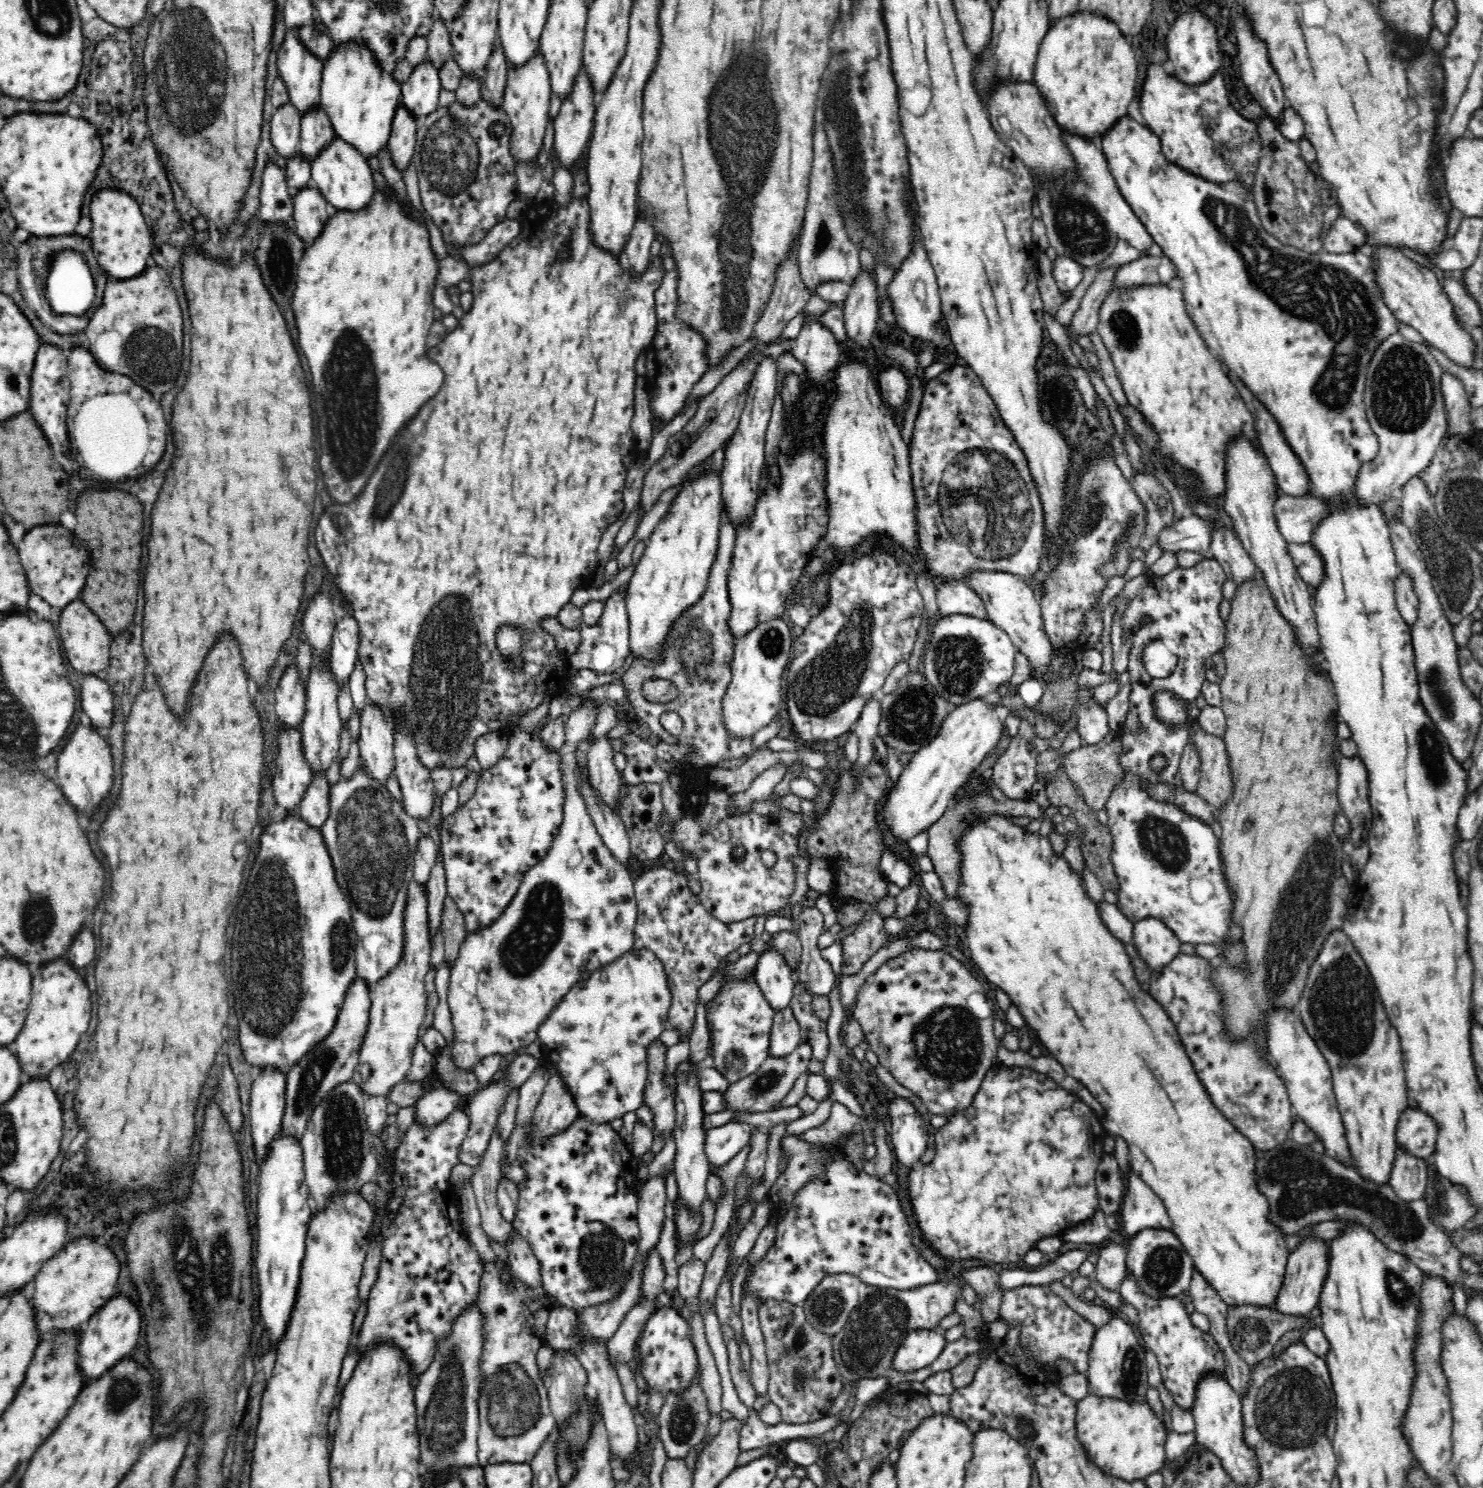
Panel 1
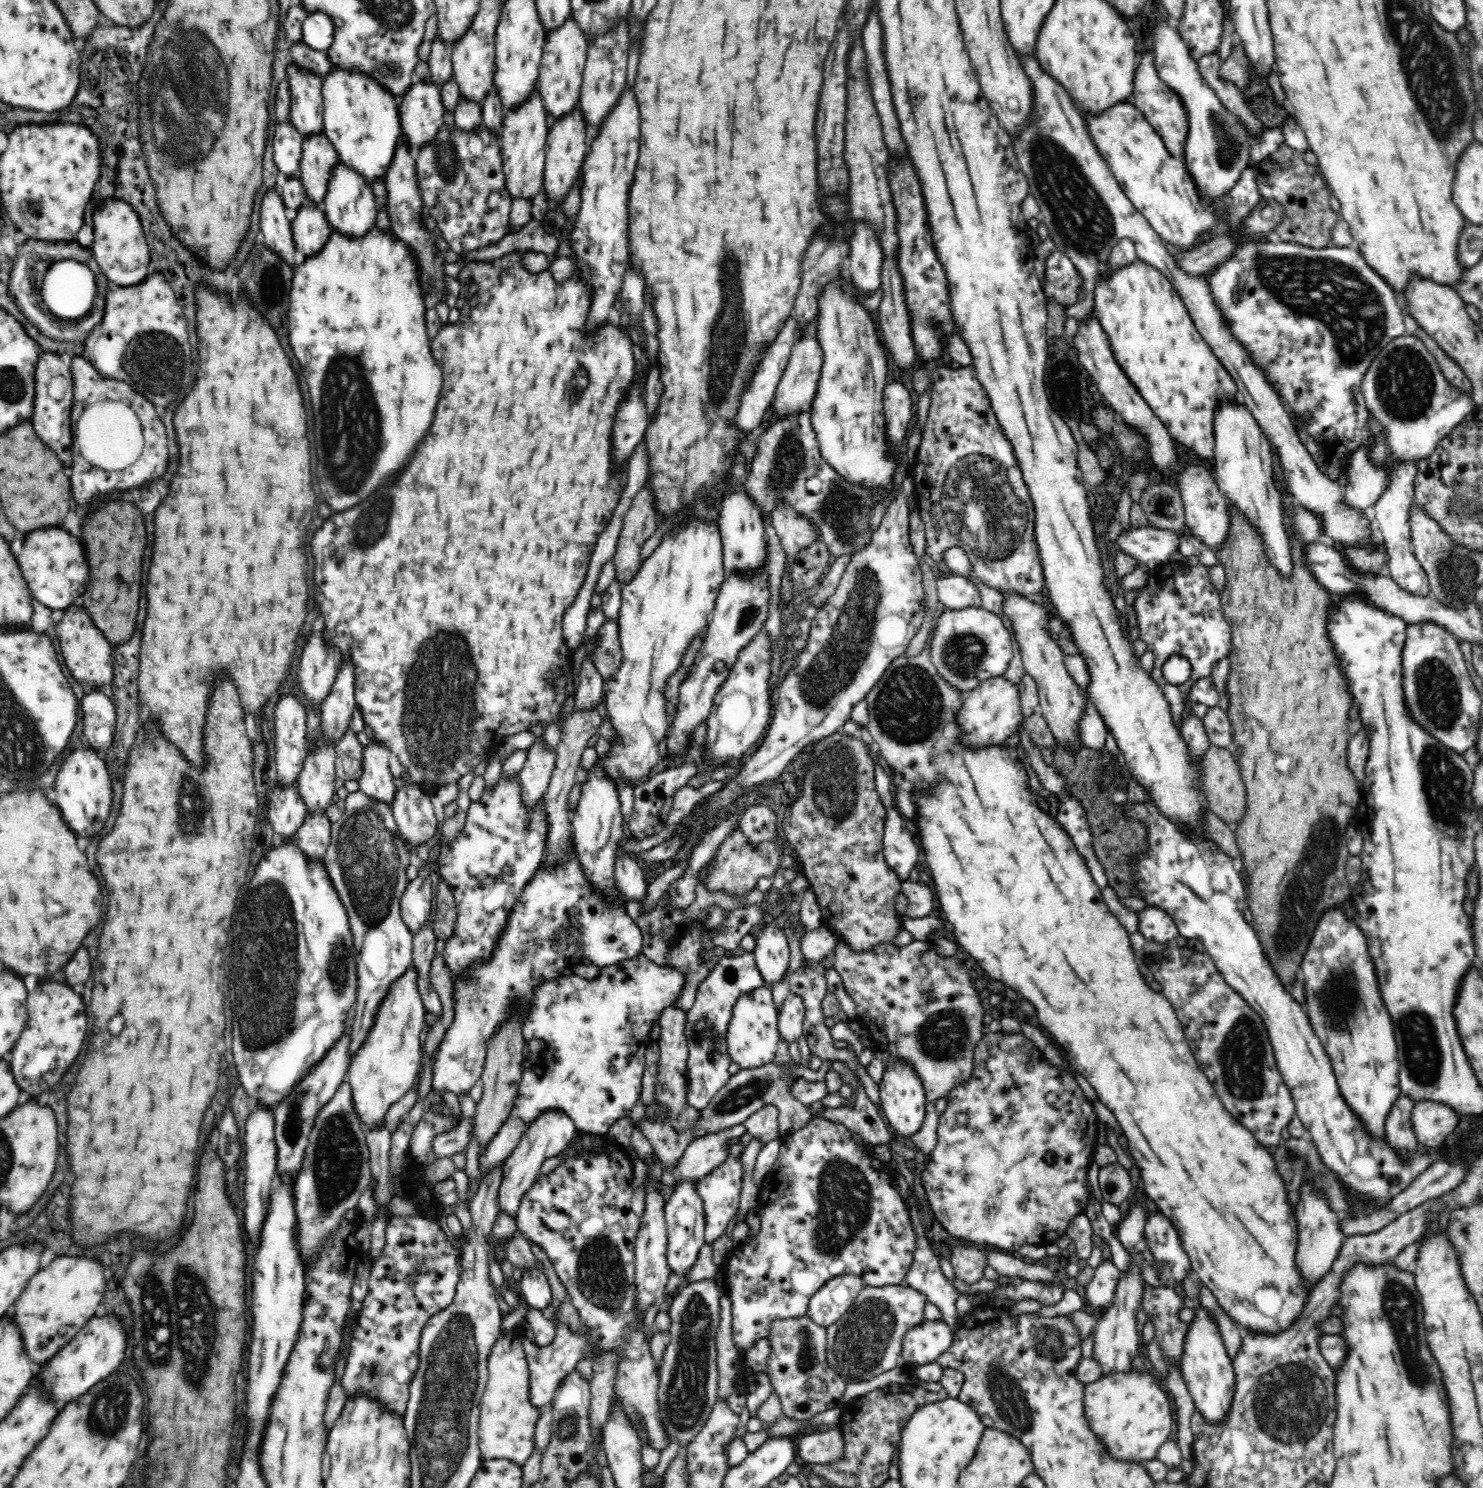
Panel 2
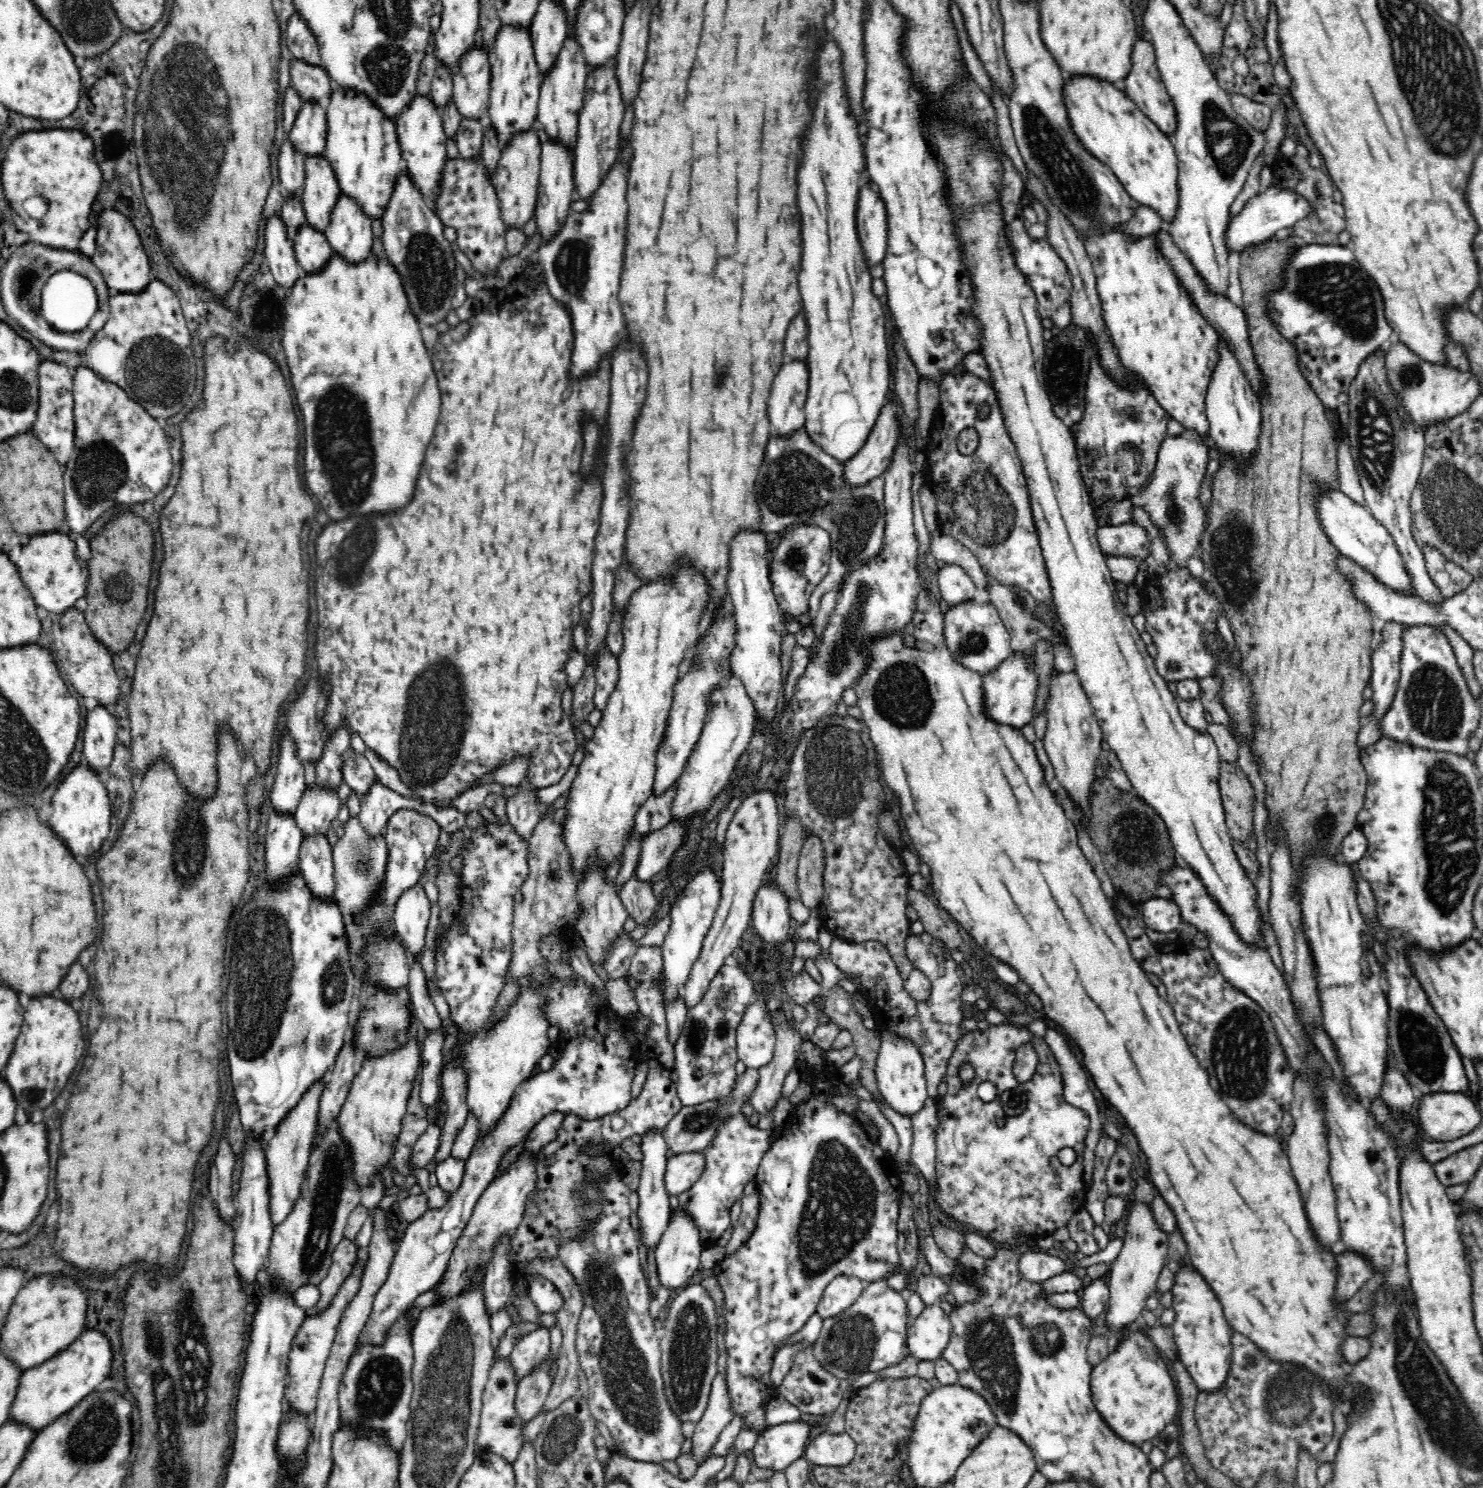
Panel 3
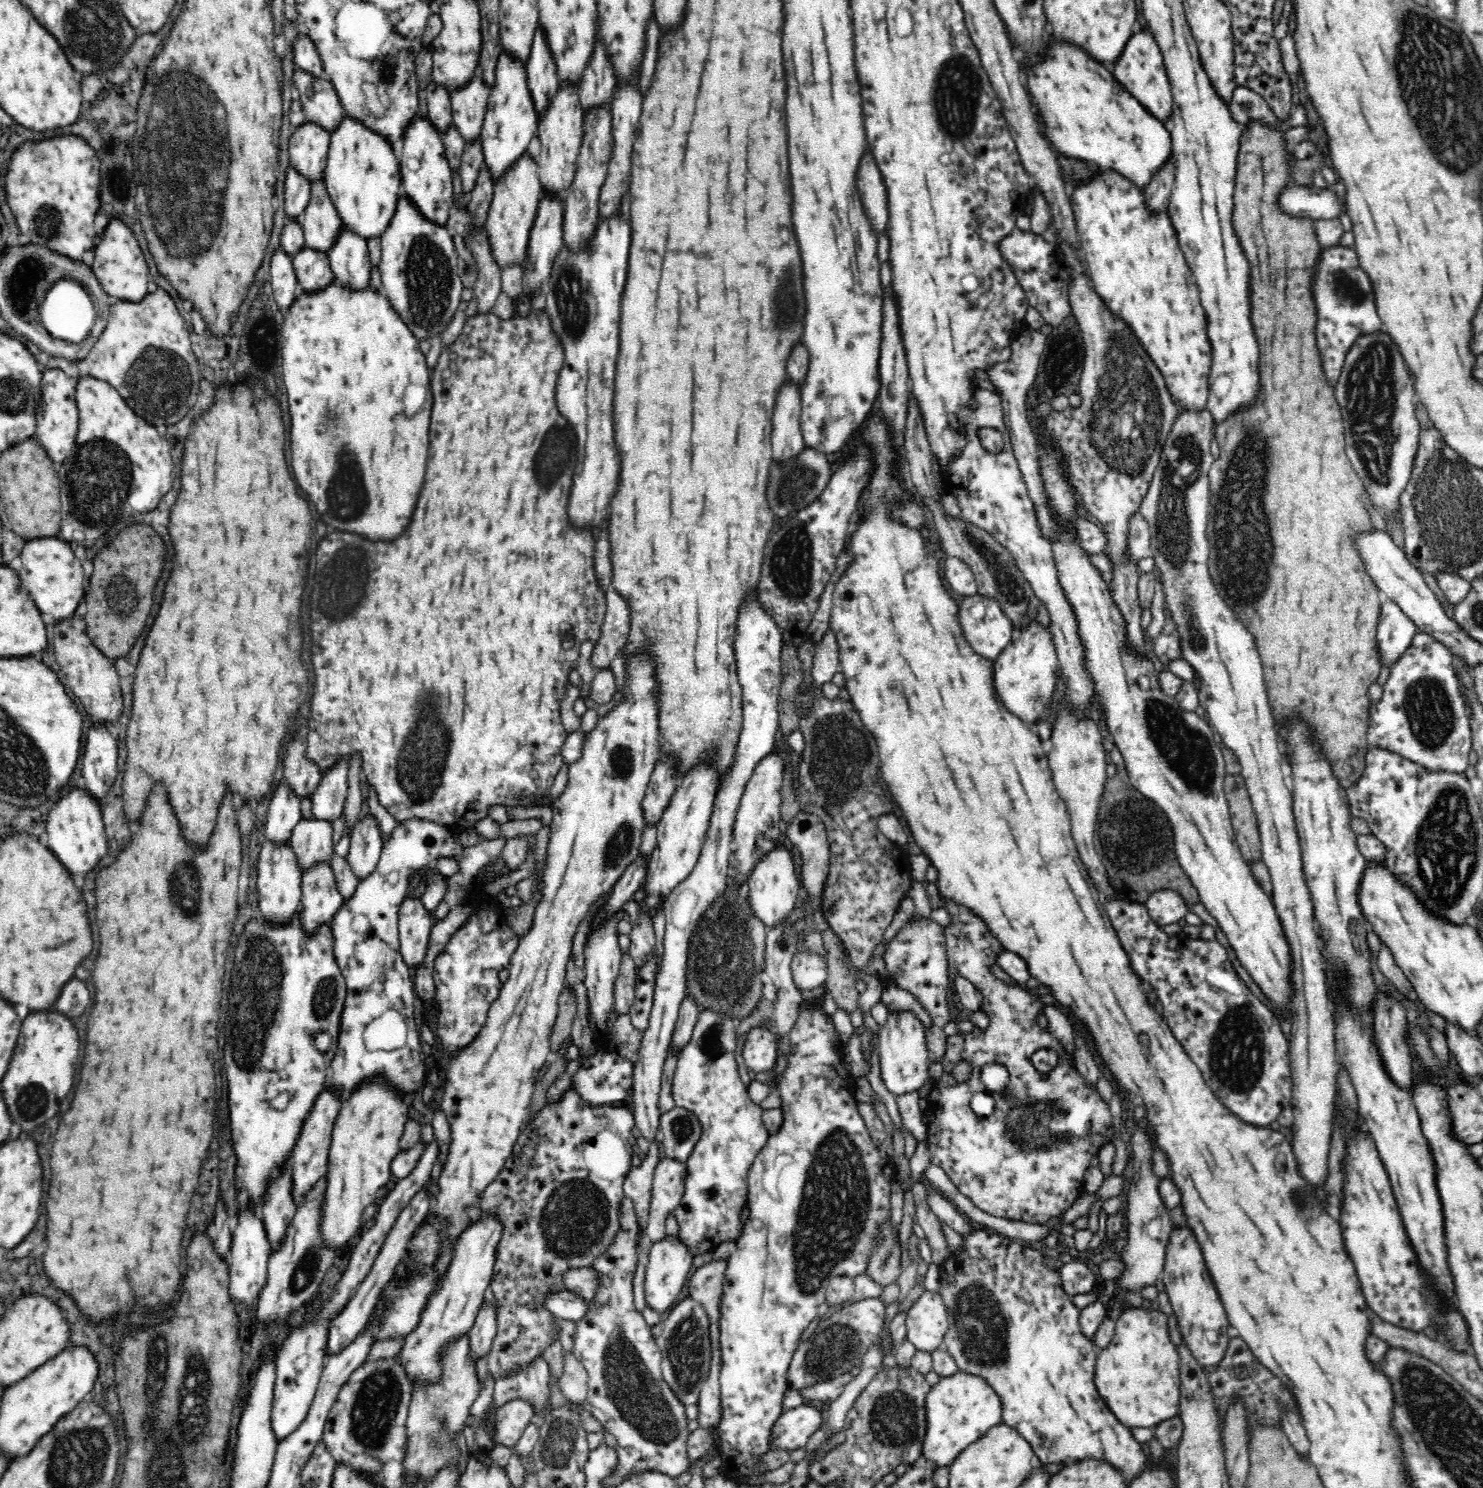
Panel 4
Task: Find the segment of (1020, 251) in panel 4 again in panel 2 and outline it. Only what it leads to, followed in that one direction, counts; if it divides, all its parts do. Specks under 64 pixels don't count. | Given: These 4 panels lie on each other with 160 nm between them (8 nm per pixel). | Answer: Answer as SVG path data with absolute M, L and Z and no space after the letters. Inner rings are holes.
M1055 251L1046 257L1043 291L1064 307L1078 302L1082 290L1081 274L1075 264L1062 252Z

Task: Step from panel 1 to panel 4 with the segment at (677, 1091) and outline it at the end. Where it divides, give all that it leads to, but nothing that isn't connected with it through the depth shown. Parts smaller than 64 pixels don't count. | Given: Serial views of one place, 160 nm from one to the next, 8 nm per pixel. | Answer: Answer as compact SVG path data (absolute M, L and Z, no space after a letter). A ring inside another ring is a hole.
M666 1235L650 1248L648 1266L646 1266L645 1273L645 1299L647 1304L650 1304L662 1316L676 1303L684 1284L688 1282L688 1276L692 1272L693 1257L688 1246L680 1240L679 1235Z

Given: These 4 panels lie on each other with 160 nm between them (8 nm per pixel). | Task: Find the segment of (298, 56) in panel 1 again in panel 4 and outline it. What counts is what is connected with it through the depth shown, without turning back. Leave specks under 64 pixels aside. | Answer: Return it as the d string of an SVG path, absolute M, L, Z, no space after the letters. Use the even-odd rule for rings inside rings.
M313 122L295 127L288 144L289 162L307 180L323 178L330 148L330 132Z

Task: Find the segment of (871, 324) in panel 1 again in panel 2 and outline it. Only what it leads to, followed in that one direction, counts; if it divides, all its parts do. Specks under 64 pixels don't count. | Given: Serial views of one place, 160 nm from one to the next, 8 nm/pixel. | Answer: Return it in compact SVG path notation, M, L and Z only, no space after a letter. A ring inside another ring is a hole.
M855 222L855 233L850 238L852 252L848 260L849 280L855 290L872 297L881 286L882 250L874 229L868 223Z

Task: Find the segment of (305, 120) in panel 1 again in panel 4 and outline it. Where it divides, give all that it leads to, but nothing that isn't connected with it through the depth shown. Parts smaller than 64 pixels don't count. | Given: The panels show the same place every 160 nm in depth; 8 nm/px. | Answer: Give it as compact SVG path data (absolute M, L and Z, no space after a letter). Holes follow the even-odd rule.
M323 178L310 181L310 200L296 219L302 225L306 246L327 253L334 245L343 222Z

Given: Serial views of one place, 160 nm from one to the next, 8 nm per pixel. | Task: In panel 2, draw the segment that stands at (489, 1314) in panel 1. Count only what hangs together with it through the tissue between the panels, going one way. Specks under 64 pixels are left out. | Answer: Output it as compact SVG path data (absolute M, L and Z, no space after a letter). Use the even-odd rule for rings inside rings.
M519 1325L501 1329L501 1334L488 1354L489 1377L481 1398L479 1416L479 1448L483 1461L498 1458L524 1465L535 1450L536 1424L542 1410L530 1400L529 1366L522 1341L525 1331Z

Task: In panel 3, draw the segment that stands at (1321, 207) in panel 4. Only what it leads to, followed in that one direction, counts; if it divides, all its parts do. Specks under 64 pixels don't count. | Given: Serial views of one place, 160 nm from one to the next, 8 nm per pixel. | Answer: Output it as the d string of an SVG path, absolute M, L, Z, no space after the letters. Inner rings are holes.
M1270 186L1247 200L1242 210L1228 222L1228 228L1224 232L1224 243L1229 254L1244 254L1246 250L1260 246L1275 235L1284 233L1292 224L1306 218L1308 214L1310 214L1310 204L1306 198L1294 190Z

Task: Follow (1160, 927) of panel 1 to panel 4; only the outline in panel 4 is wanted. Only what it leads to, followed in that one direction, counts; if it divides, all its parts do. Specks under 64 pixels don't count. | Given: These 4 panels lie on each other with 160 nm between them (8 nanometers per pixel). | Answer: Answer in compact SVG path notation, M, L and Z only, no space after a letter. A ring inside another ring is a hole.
M1157 890L1145 902L1148 914L1158 926L1178 923L1188 911L1187 903L1175 890Z

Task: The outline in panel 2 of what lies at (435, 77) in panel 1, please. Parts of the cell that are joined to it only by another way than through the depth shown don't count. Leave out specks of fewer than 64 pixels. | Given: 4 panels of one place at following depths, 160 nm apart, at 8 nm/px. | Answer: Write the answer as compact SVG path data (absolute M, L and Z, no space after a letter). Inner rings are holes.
M415 80L406 94L398 99L403 136L412 150L434 142L438 128L444 124L446 111L441 87L428 80Z

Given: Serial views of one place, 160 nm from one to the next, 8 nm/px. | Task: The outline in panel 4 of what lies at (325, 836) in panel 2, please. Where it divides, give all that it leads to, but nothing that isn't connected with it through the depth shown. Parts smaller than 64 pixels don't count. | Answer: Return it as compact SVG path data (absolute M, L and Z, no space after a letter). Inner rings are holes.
M316 862L302 870L300 907L306 933L314 933L318 924L331 924L332 917L345 902L329 862Z

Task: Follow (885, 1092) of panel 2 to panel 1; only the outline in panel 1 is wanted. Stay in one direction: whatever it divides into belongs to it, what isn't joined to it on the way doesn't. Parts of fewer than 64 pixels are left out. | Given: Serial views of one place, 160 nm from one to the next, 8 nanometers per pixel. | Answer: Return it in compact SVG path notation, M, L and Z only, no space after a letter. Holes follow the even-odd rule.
M902 1097L894 1098L894 1101L889 1104L890 1118L890 1138L892 1142L892 1152L895 1153L894 1165L903 1166L908 1169L909 1172L917 1168L918 1165L922 1165L921 1158L928 1146L928 1126L926 1126L925 1116L916 1111L916 1108Z

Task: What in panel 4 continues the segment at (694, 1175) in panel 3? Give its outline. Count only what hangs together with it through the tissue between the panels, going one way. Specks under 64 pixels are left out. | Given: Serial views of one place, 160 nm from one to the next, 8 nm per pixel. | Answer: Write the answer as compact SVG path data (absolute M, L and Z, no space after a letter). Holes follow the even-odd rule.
M665 1157L657 1164L653 1174L651 1206L645 1231L648 1238L655 1243L666 1234L664 1220L672 1213L682 1200L687 1177L687 1164Z

